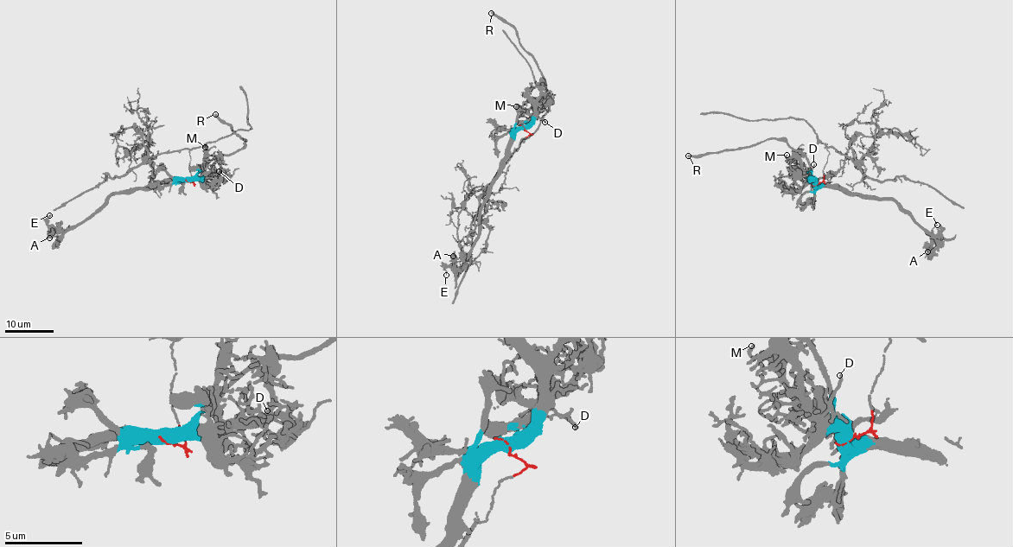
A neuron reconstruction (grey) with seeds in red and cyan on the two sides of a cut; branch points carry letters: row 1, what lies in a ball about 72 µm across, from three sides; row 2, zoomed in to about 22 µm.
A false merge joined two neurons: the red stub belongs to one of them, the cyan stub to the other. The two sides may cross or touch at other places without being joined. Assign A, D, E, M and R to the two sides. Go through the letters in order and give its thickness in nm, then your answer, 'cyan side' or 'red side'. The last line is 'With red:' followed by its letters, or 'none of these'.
A: 550 nm thick; cyan side
D: 170 nm thick; cyan side
E: 100 nm thick; cyan side
M: 170 nm thick; cyan side
R: 320 nm thick; cyan side
With red: none of these

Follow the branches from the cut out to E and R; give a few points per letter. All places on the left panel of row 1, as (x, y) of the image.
E: (188, 181), (177, 179), (130, 193), (115, 192), (73, 227), (51, 228), (47, 216), (49, 215)
R: (188, 181), (211, 161), (235, 151), (245, 143), (247, 139), (219, 120), (214, 113)

